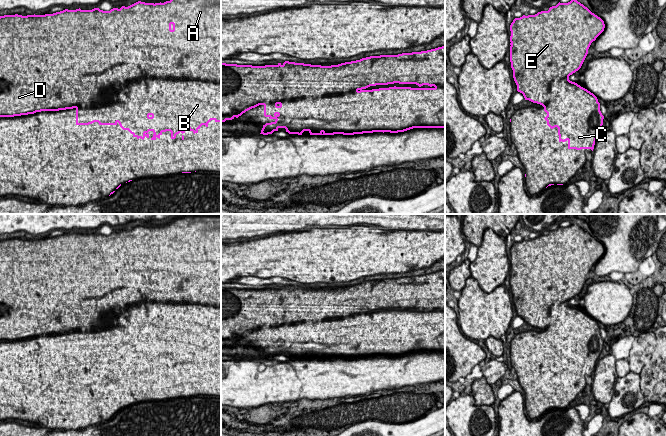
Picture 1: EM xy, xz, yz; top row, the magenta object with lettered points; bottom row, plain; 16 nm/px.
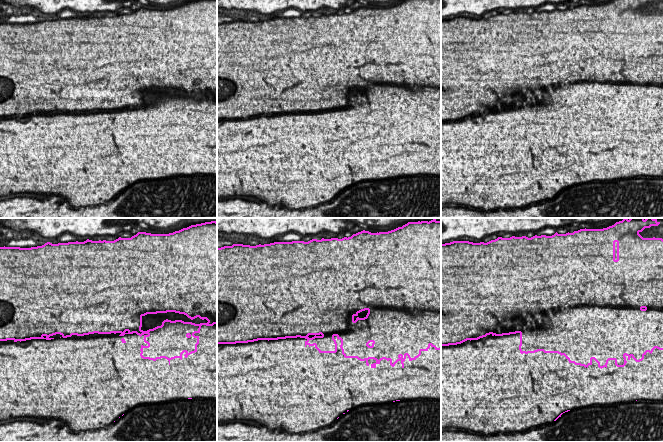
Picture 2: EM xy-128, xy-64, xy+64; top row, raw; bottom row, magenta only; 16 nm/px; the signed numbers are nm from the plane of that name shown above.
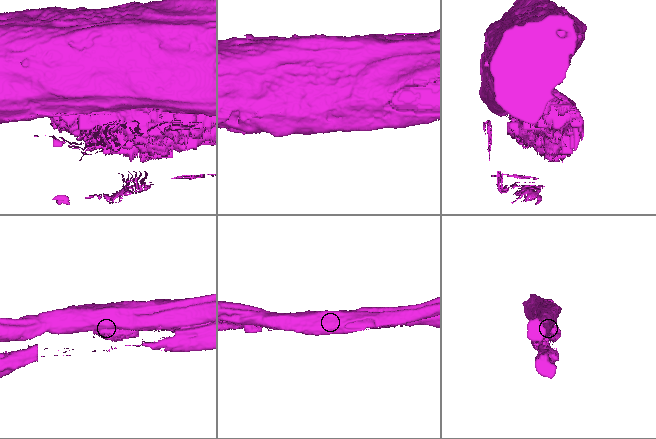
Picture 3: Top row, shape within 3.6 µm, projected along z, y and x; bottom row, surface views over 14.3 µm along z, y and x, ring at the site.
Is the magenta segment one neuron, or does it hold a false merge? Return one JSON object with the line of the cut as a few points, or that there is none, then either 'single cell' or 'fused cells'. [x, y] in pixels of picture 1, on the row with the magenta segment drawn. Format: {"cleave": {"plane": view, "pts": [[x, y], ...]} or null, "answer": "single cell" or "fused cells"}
{"cleave": {"plane": "xy", "pts": [[220, 82], [142, 78], [129, 82], [111, 100], [76, 108]]}, "answer": "fused cells"}

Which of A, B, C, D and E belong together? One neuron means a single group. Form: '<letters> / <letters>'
A D E / B C

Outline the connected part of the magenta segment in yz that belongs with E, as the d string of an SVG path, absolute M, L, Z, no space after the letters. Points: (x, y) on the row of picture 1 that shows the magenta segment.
M577 0L559 2L548 11L515 18L510 25L510 62L517 91L525 100L546 105L551 85L569 79L581 68L591 43L604 28L604 21Z

